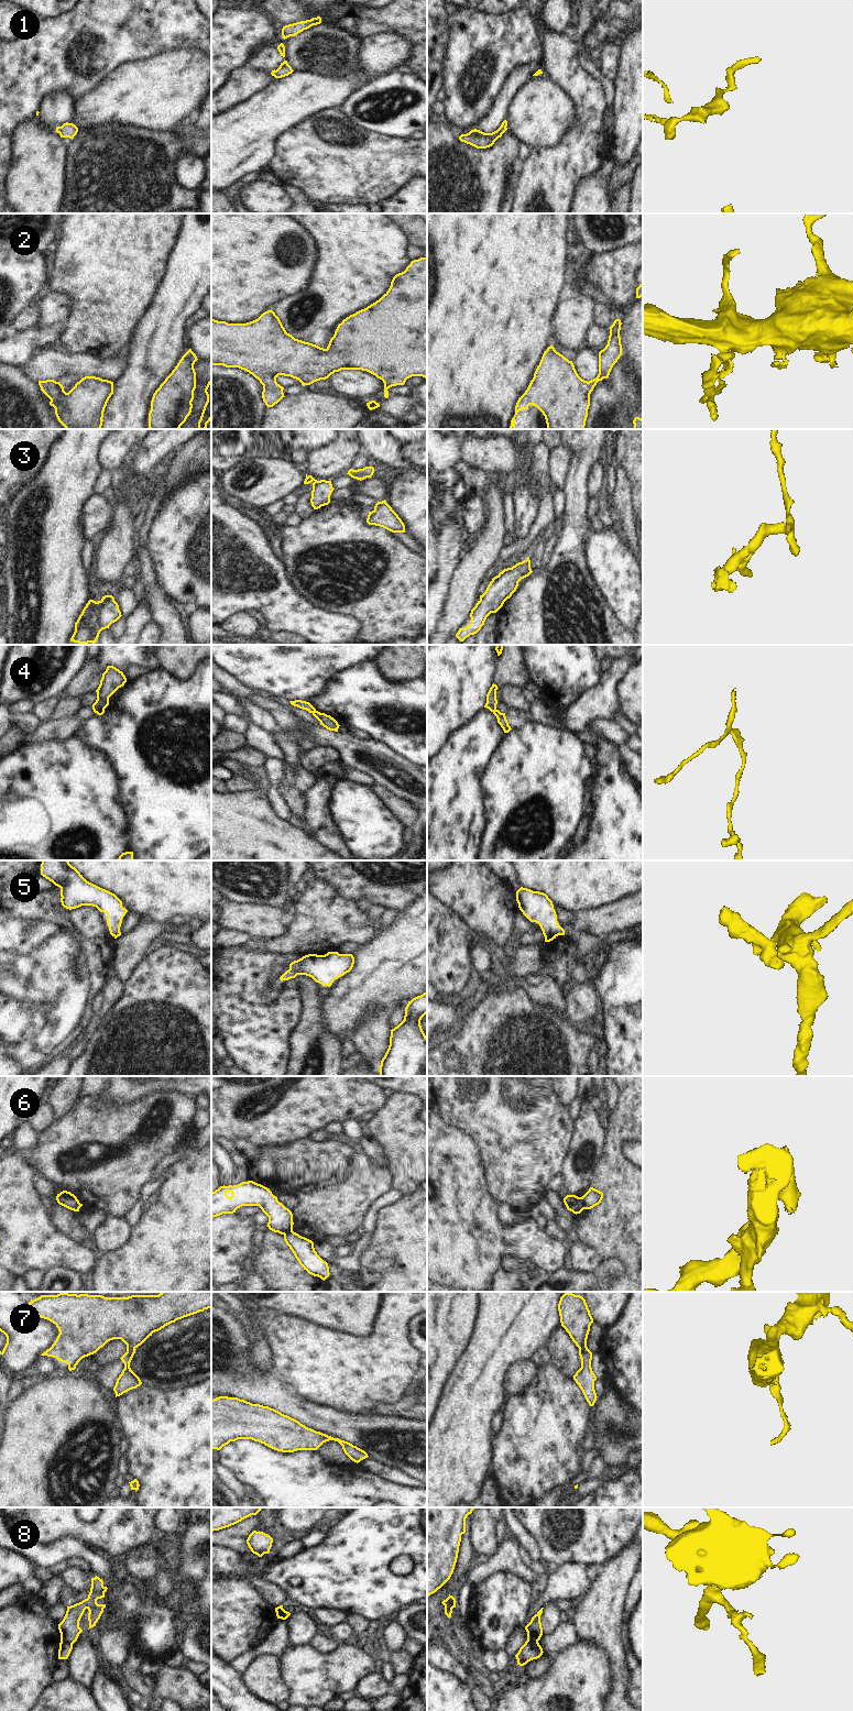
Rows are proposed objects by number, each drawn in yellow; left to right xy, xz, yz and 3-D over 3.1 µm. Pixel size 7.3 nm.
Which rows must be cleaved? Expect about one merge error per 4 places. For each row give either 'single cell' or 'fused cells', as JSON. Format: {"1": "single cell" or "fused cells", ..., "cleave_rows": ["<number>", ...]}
{"1": "single cell", "2": "single cell", "3": "single cell", "4": "fused cells", "5": "single cell", "6": "fused cells", "7": "single cell", "8": "fused cells", "cleave_rows": ["4", "6", "8"]}

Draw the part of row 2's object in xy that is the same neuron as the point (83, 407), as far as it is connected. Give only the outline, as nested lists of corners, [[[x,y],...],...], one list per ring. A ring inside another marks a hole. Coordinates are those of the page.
[[[85,376],[66,393],[63,385],[54,380],[39,381],[41,391],[51,399],[58,421],[66,429],[100,429],[103,412],[113,394],[113,382],[96,376]]]

